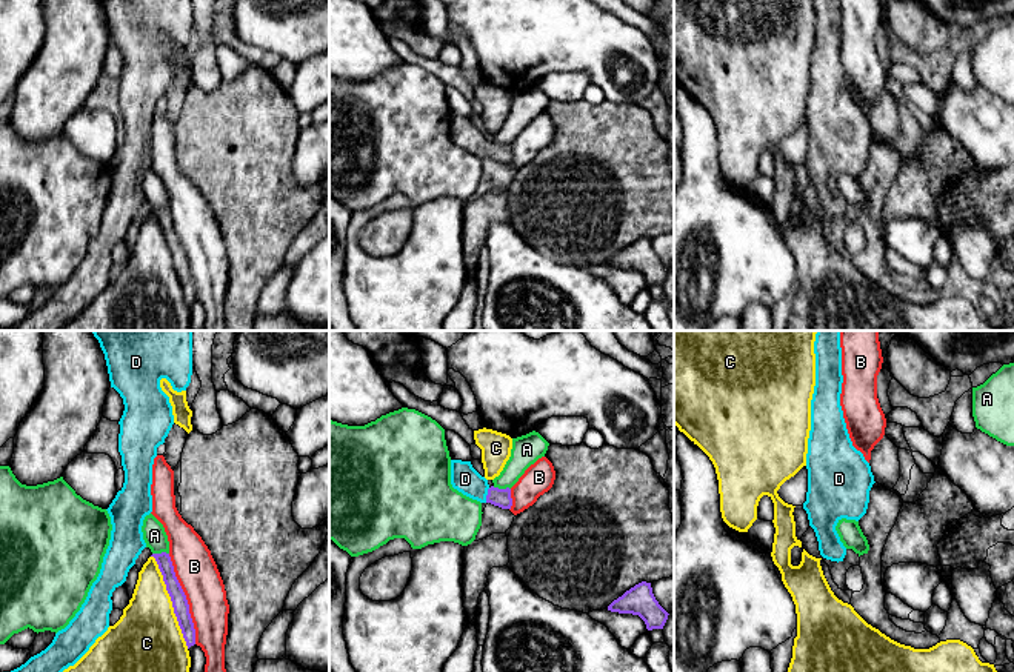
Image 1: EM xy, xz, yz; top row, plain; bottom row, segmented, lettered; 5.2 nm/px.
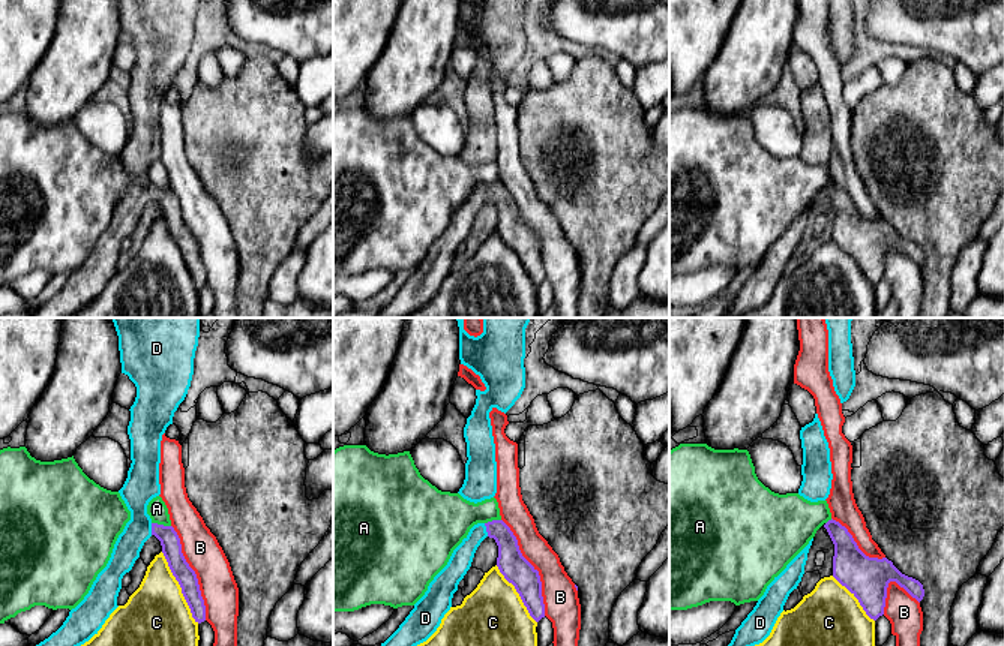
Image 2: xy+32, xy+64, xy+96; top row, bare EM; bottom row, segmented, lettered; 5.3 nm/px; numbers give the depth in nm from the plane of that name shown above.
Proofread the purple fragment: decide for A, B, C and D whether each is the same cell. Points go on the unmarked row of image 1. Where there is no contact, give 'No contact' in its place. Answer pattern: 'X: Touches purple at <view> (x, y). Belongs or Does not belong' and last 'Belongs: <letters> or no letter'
A: Touches purple at xz (502, 145). Does not belong
B: Touches purple at xy (185, 254). Does not belong
C: Touches purple at xy (171, 256). Does not belong
D: Touches purple at xz (486, 151). Belongs
Belongs: D

